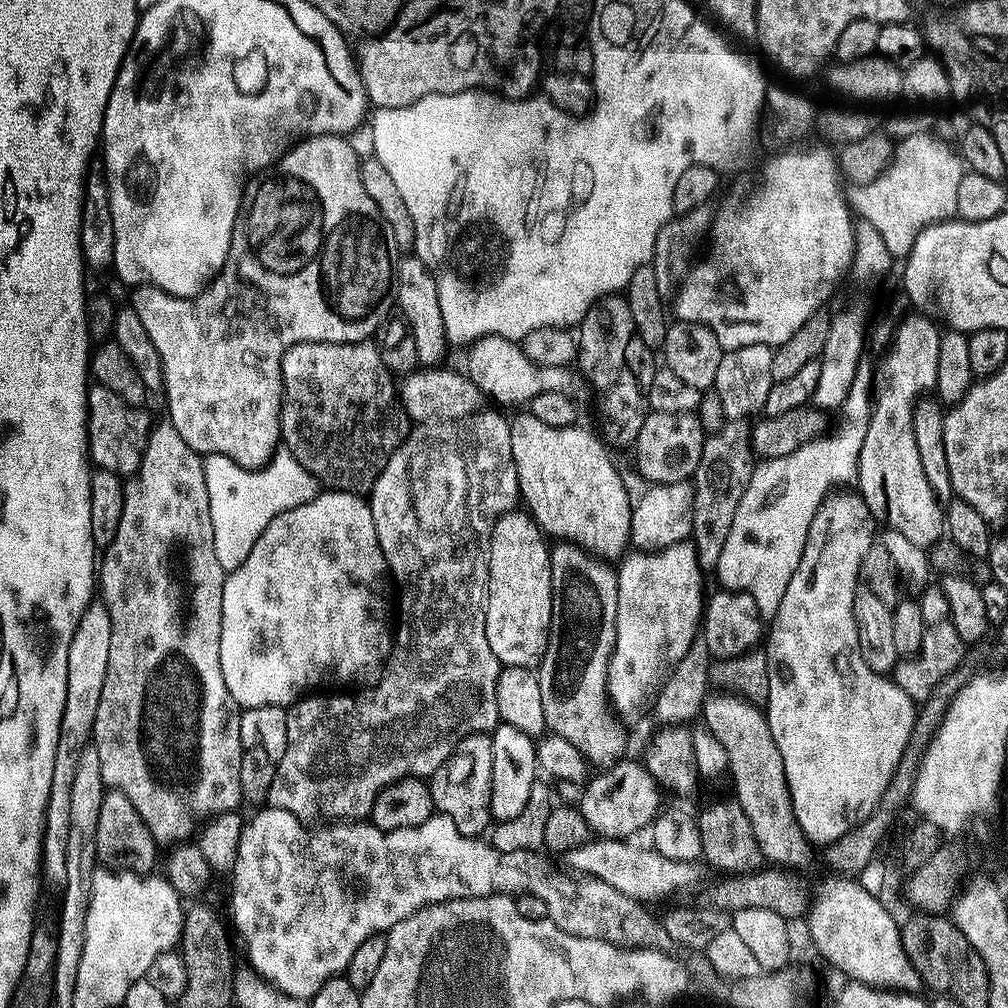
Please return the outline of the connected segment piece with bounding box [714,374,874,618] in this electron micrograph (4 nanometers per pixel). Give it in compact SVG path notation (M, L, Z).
M858 374L853 378L842 407L849 428L842 432L829 431L806 442L806 446L794 450L794 454L765 460L753 468L752 477L730 523L714 576L720 579L721 589L748 592L750 598L754 598L754 606L758 606L761 617L775 616L782 602L782 594L786 594L786 586L794 570L798 570L808 527L824 497L837 486L847 485L844 484L847 480L855 481L856 461L860 458L862 442L872 417L873 394L871 377Z

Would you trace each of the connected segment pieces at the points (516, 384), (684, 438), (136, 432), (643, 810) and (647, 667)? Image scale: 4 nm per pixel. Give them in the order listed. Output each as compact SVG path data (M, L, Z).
M483 336L467 345L468 368L466 375L487 397L492 397L500 404L527 405L533 396L543 392L568 392L572 384L571 367L555 368L538 366L526 358L519 343L501 336Z
M649 411L642 430L634 445L636 451L636 468L648 479L649 485L682 482L692 478L699 459L702 457L703 444L706 439L704 427L700 425L699 415L662 414Z
M94 384L88 390L88 449L89 459L95 467L118 473L122 478L133 476L142 462L148 435L154 427L139 407L127 404L112 390Z
M621 759L607 767L601 771L604 772L601 776L593 775L583 785L584 793L578 801L580 817L588 823L589 833L605 840L628 840L635 837L632 835L642 831L643 828L645 831L662 811L661 785L657 784L656 779L641 763L635 764L628 759Z
M692 542L657 552L632 550L619 561L616 645L608 667L608 699L621 717L636 716L647 704L649 707L672 667L701 635L706 603L704 577L706 572L700 567Z

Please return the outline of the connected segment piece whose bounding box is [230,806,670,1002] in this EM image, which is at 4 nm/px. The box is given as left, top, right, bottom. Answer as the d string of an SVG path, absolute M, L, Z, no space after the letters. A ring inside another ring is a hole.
M264 806L257 812L260 813L252 821L249 819L245 823L244 829L240 831L238 854L236 855L236 861L234 861L230 869L230 877L232 876L232 920L236 923L237 930L244 935L244 944L248 947L249 962L247 963L268 984L275 985L286 995L294 996L305 1002L311 1001L312 995L331 976L339 976L347 969L350 958L354 958L354 950L358 950L358 946L362 946L362 942L366 942L366 938L387 933L398 922L410 918L410 914L414 914L426 906L437 904L438 902L446 902L447 900L457 900L458 898L491 896L493 894L523 894L525 897L546 902L546 910L548 911L547 919L553 920L558 927L566 930L566 934L574 934L582 938L598 938L599 940L605 940L606 942L615 944L617 948L652 948L664 950L670 944L663 923L657 917L655 920L644 909L647 907L641 901L622 894L622 890L616 890L614 886L610 886L593 876L569 874L564 870L559 872L547 860L549 857L541 854L539 851L523 852L522 850L514 850L513 852L500 852L487 839L462 834L458 830L458 826L454 826L454 822L450 822L450 818L439 814L433 814L426 822L422 822L418 826L410 826L402 830L390 830L389 832L383 832L381 828L376 828L370 822L332 822L327 826L313 827L316 829L311 832L308 829L311 827L305 821L298 819L294 814L290 814L286 810L278 810L271 806Z

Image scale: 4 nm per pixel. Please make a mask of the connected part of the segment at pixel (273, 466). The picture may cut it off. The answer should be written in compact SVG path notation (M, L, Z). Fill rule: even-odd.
M283 446L277 448L271 460L263 468L243 468L230 458L215 452L203 457L206 474L206 494L210 494L210 522L214 525L214 554L218 558L218 566L222 566L225 574L238 570L242 562L246 562L246 554L254 550L254 542L270 526L270 522L278 514L286 510L294 510L306 502L310 502L321 491L320 481L315 480L304 466Z

